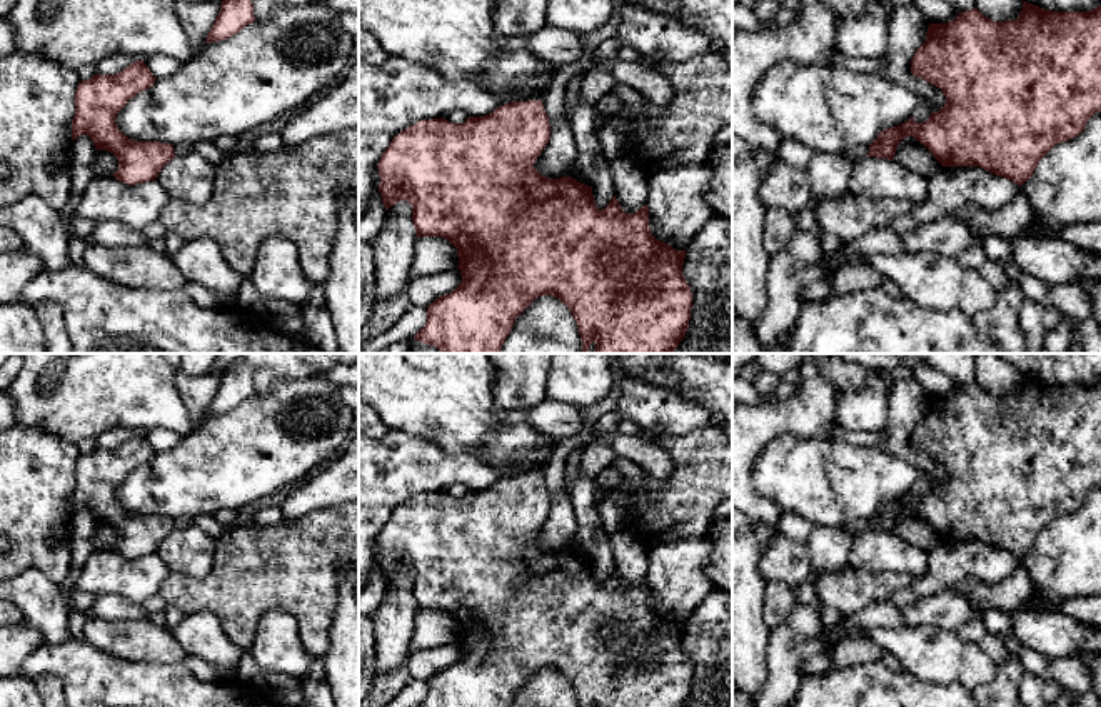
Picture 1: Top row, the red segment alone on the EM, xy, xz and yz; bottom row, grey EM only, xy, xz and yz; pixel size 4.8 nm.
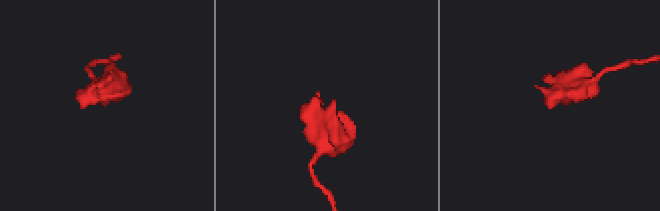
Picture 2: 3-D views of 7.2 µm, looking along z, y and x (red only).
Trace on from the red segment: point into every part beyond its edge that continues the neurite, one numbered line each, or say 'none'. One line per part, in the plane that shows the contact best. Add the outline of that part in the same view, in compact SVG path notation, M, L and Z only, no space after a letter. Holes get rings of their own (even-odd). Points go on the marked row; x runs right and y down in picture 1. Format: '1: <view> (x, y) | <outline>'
none

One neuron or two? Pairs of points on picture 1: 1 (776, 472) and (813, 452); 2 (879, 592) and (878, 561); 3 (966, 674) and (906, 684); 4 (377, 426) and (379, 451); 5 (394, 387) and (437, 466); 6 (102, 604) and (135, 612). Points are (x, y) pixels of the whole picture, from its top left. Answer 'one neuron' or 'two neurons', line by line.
1: one neuron
2: two neurons
3: two neurons
4: two neurons
5: two neurons
6: one neuron

